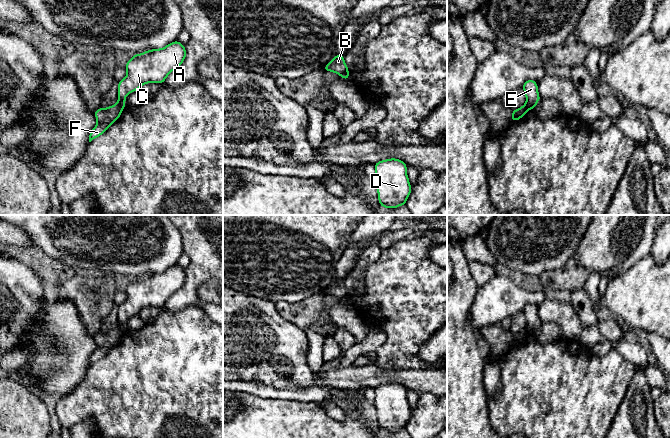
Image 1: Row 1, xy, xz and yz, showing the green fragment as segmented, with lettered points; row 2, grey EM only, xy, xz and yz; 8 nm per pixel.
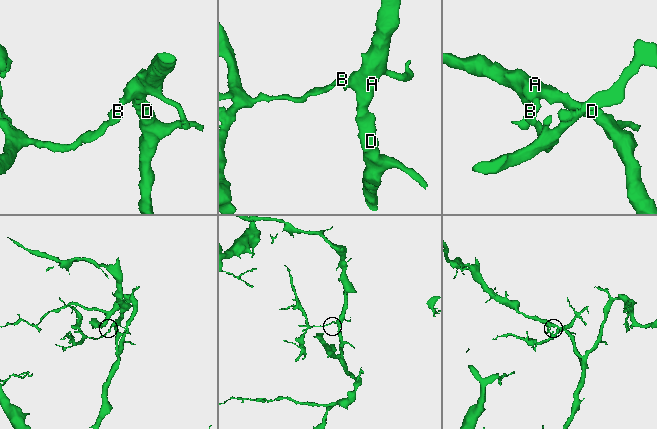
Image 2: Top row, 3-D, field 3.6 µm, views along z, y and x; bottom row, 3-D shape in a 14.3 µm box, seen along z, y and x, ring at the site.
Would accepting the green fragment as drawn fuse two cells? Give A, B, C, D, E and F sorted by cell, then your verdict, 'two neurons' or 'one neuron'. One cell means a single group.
A C D E / B F | two neurons

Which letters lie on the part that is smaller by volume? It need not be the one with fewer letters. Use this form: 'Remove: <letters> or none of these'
Remove: B, F

